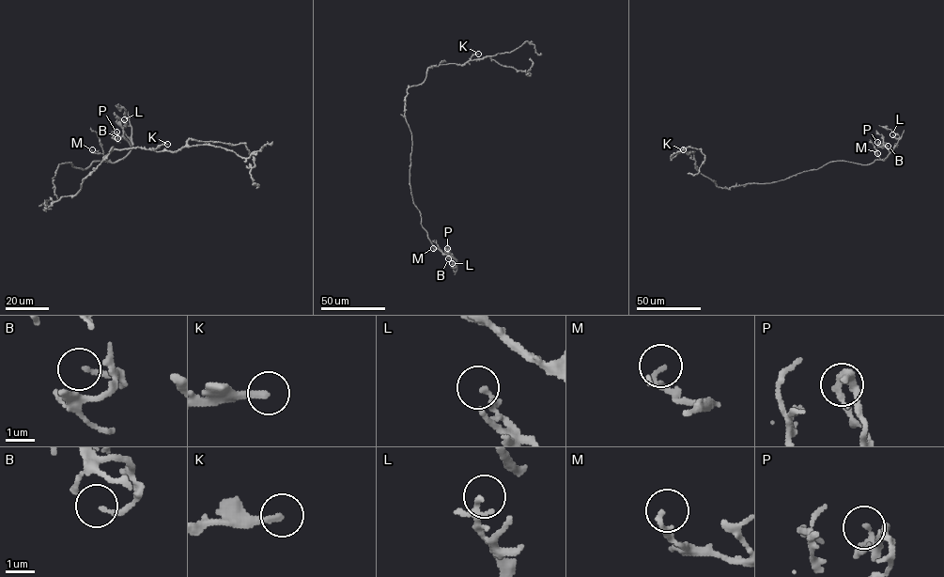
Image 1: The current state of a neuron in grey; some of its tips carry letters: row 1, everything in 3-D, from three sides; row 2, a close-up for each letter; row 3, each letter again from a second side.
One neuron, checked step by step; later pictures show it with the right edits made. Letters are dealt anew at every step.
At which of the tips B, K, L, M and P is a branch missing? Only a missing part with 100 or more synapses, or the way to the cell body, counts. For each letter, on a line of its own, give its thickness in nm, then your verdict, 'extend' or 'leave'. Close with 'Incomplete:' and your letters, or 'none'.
B: calibre 170 nm; leave
K: calibre 240 nm; leave
L: calibre 140 nm; leave
M: calibre 180 nm; leave
P: calibre 280 nm; leave
Incomplete: none

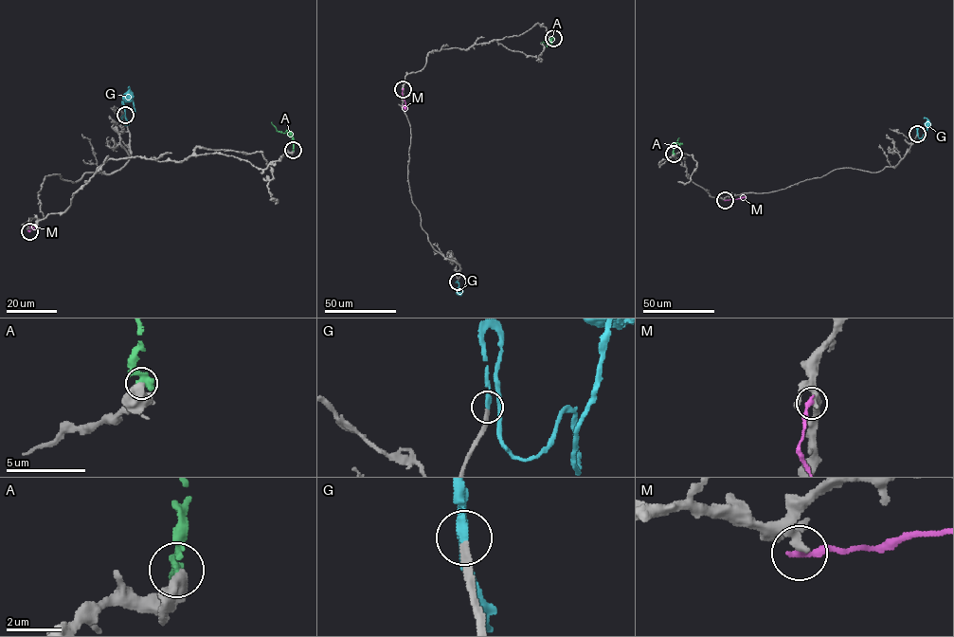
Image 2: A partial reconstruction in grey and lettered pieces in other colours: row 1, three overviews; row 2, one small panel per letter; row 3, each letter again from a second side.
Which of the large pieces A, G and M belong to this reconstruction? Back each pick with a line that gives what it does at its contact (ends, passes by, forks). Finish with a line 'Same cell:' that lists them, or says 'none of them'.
G: it ends
Same cell: G

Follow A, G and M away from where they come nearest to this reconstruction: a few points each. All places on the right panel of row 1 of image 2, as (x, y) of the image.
A: (674, 154), (674, 144), (682, 144), (677, 142), (679, 137)
G: (916, 134), (920, 138), (925, 135), (925, 139), (927, 119), (924, 118)
M: (725, 200), (741, 198)

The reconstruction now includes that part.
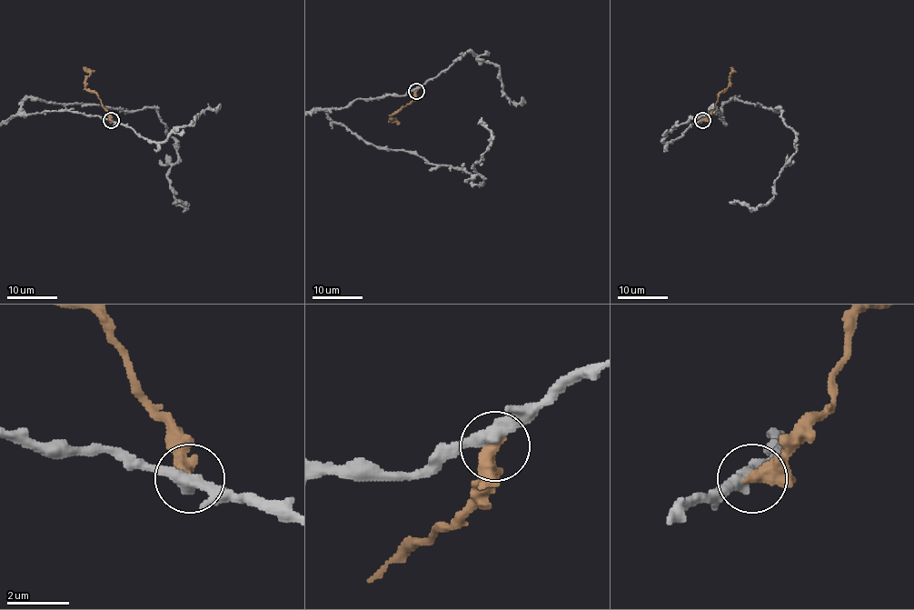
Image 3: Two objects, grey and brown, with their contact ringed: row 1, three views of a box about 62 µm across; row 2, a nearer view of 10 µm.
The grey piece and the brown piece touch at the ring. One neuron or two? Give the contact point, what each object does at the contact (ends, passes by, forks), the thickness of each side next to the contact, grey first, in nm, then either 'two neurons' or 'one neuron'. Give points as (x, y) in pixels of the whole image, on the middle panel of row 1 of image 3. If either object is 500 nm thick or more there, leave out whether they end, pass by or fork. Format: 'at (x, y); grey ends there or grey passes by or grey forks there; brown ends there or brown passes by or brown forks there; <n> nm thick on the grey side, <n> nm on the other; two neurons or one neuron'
at (416, 91); 420 nm thick on the grey side, 500 nm on the other; two neurons

